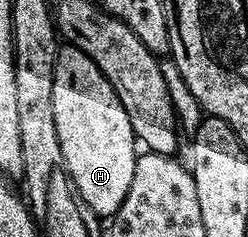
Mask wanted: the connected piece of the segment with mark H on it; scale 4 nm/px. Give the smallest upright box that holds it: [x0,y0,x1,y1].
[51,44,137,219]

